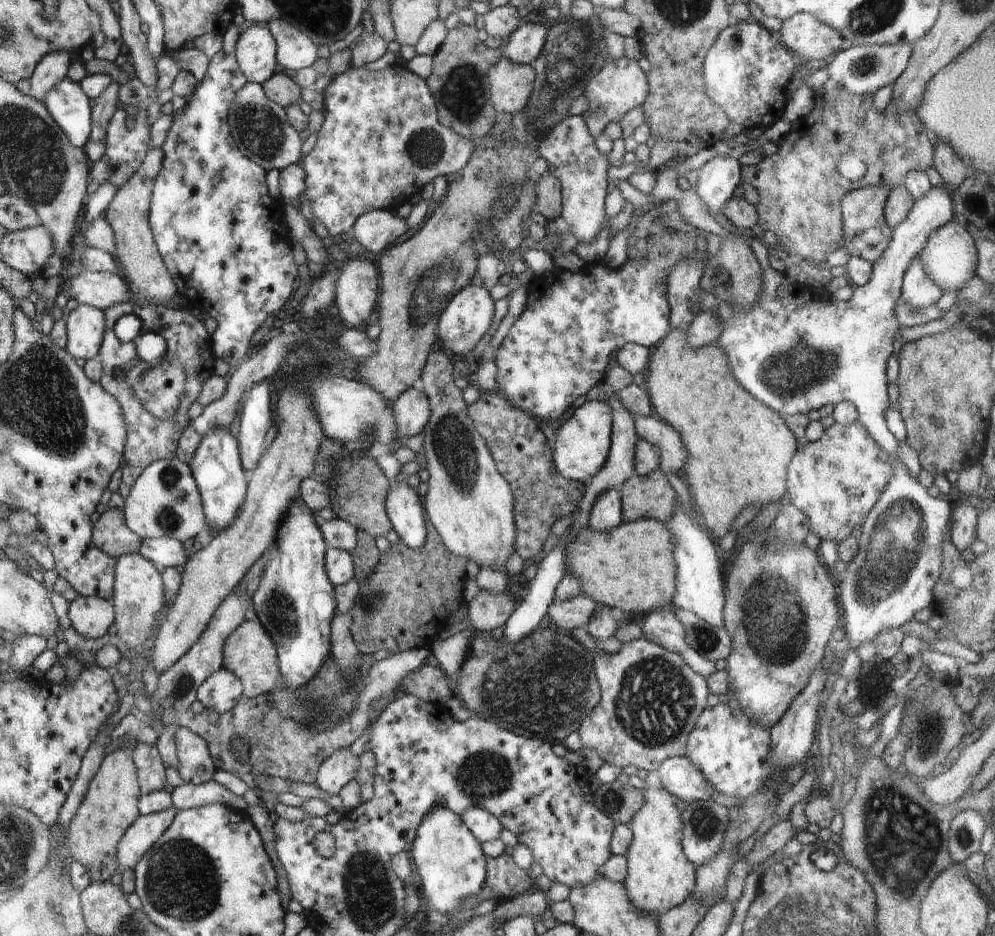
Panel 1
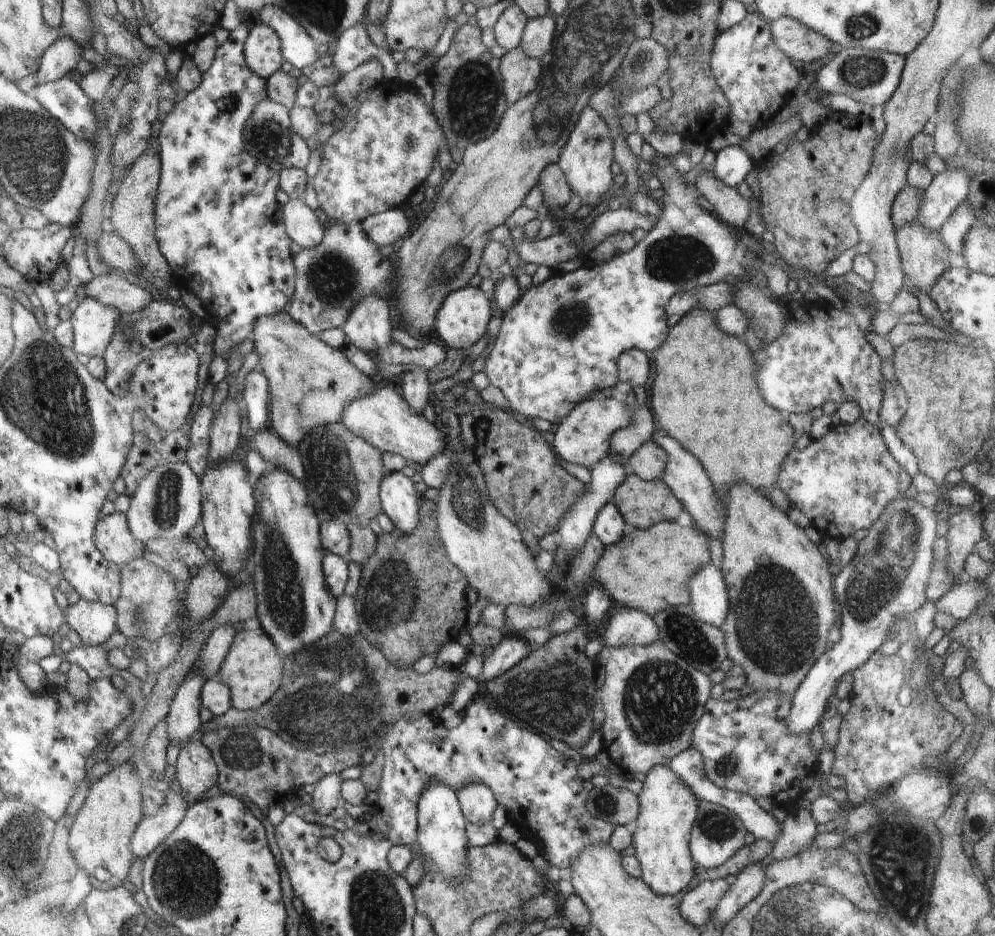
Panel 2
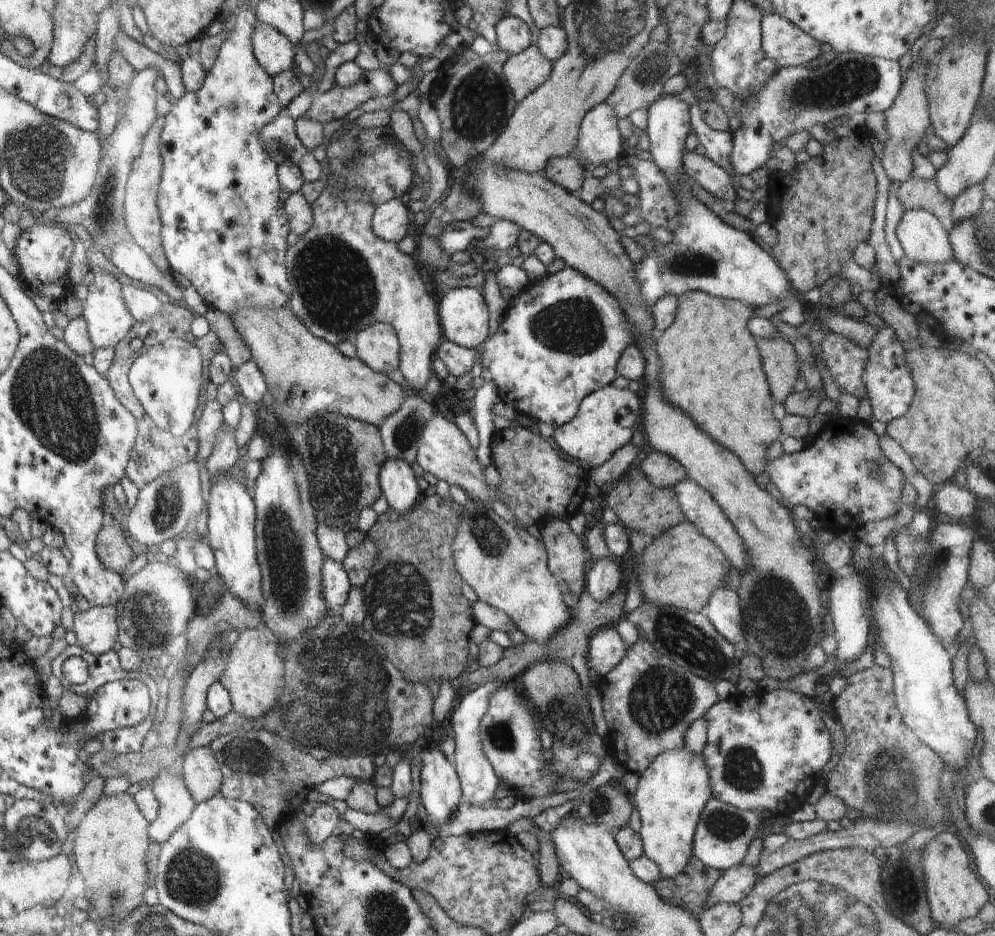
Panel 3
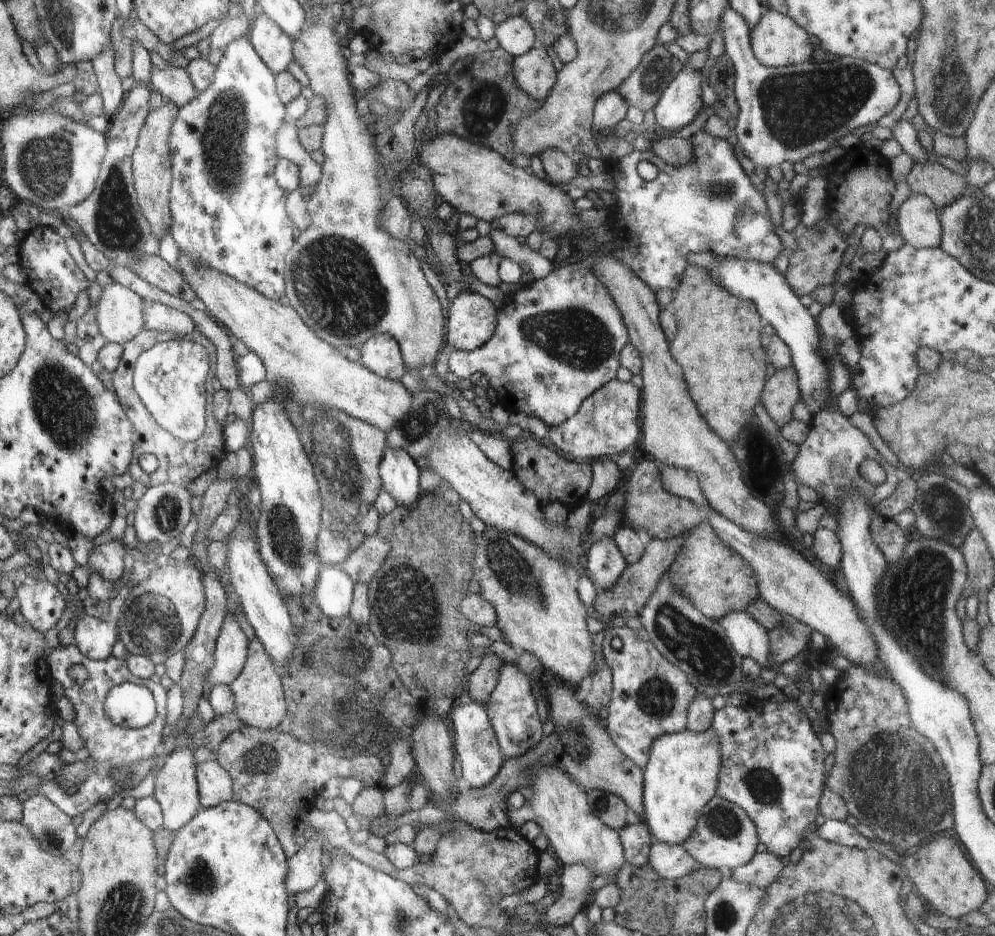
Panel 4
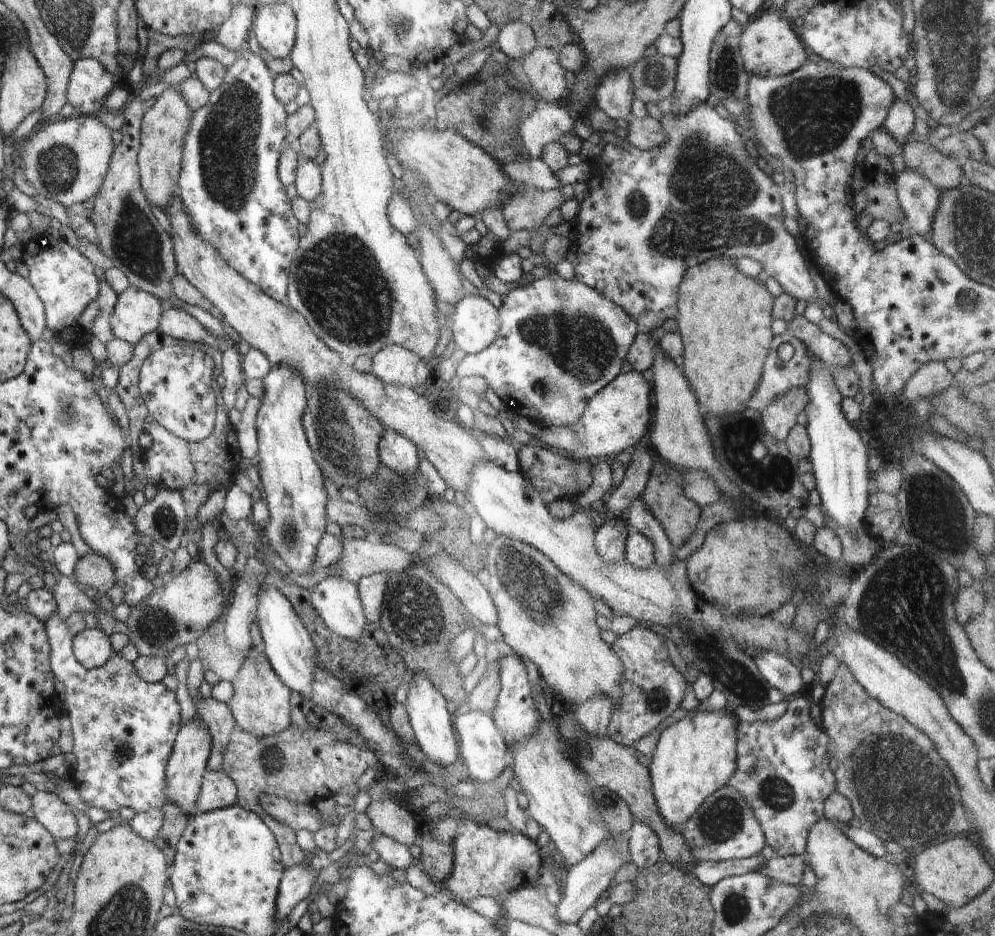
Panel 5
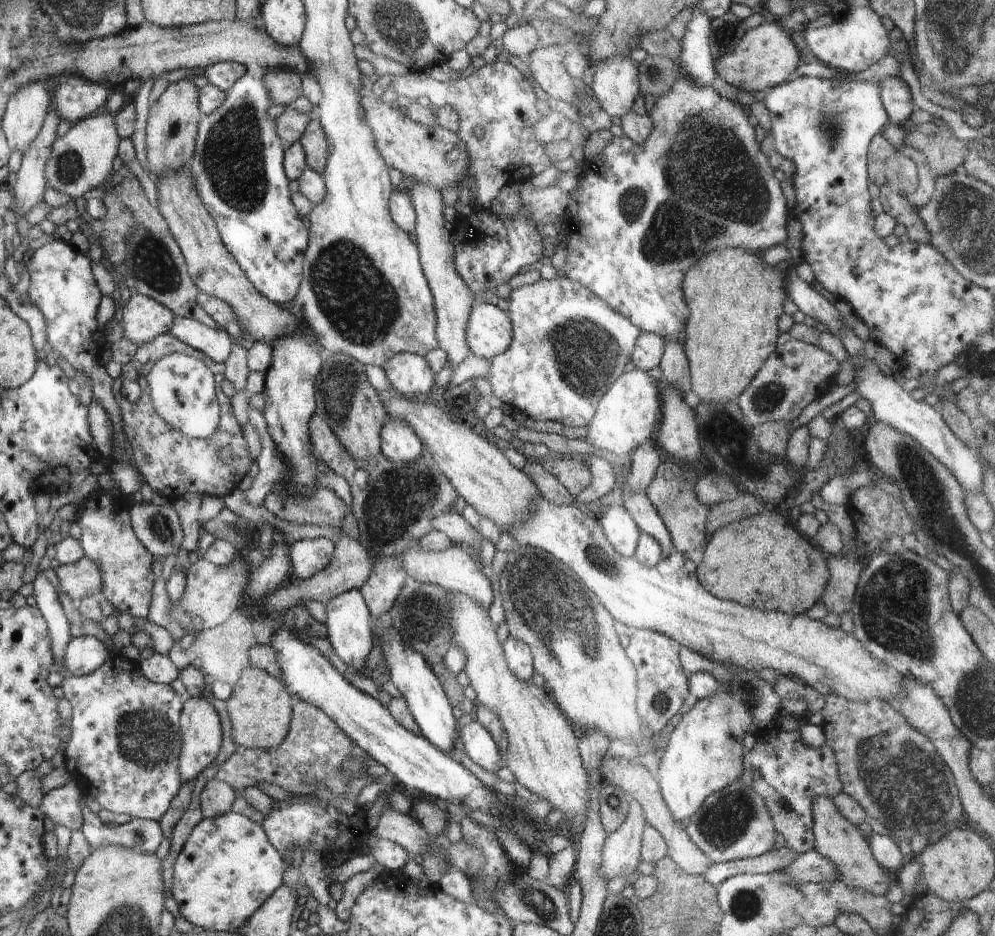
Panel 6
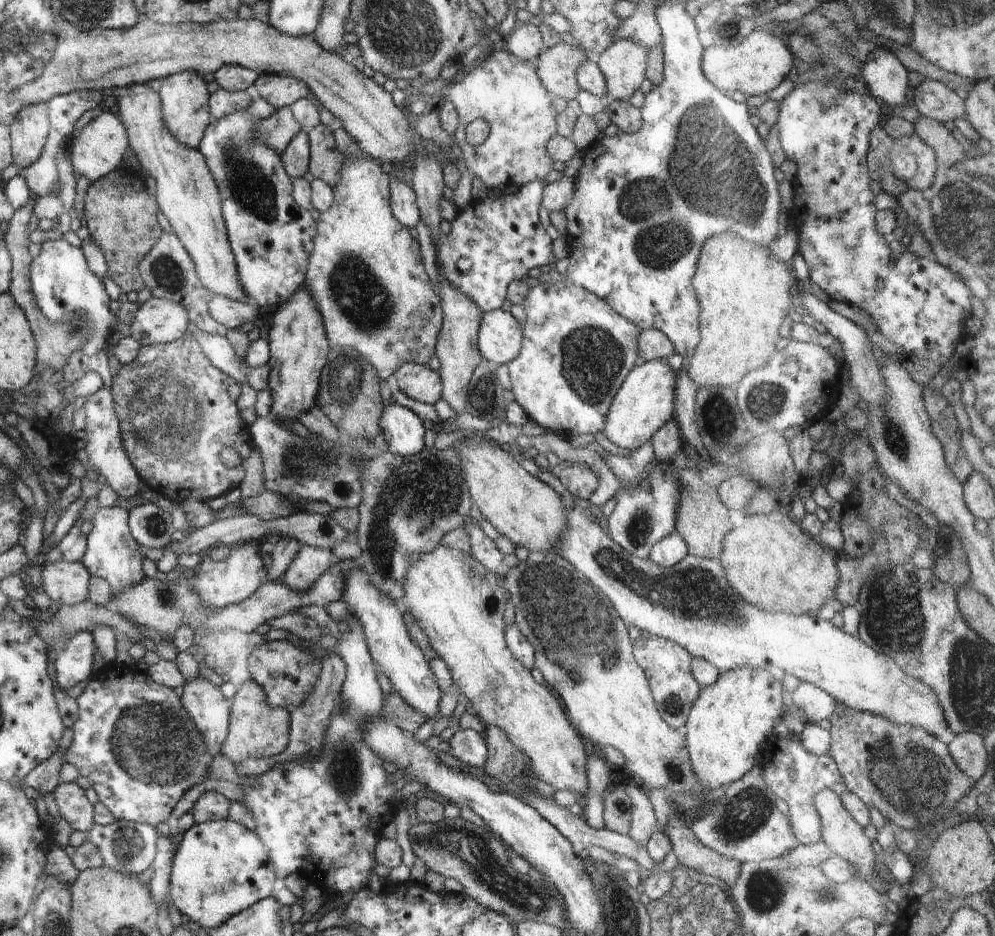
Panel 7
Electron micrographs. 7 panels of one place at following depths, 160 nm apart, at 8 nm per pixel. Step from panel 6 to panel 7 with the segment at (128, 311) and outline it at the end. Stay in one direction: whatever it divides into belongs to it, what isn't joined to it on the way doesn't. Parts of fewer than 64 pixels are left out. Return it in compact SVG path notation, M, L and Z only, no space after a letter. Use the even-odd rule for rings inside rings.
M151 297L134 314L131 336L141 345L171 343L187 334L190 323L186 309L179 302Z

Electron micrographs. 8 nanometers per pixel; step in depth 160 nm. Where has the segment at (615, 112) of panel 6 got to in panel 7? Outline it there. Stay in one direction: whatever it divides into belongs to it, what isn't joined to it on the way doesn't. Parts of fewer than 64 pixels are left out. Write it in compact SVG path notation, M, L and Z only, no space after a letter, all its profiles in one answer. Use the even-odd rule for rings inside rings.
M617 39L594 58L607 82L607 98L605 99L607 103L610 100L626 101L640 88L640 84L644 82L645 78L647 54L647 48L640 43L632 39Z

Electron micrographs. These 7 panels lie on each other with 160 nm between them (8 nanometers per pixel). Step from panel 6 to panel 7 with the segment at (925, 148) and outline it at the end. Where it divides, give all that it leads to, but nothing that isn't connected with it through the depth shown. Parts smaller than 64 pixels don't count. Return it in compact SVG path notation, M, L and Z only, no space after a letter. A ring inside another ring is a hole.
M922 116L913 124L914 132L935 152L935 159L952 166L960 156L958 140L936 119Z

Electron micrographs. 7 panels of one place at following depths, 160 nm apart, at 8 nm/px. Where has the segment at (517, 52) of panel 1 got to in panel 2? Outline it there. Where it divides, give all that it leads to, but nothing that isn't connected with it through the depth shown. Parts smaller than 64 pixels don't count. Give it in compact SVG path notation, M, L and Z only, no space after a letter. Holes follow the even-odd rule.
M548 16L528 19L518 47L530 58L545 58L552 49L555 29L556 21Z

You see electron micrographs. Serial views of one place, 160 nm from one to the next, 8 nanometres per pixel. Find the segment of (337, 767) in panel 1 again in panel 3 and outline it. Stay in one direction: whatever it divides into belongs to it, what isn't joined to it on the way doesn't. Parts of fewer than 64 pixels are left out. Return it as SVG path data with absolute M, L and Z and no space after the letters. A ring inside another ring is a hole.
M317 804L314 813L306 819L304 824L308 843L320 845L331 835L338 833L339 820L339 812L332 804Z

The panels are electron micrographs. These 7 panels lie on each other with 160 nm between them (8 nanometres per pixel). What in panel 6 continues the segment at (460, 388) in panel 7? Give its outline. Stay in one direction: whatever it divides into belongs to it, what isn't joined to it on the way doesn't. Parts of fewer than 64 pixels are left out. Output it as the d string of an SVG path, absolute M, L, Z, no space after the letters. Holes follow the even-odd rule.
M417 183L410 196L417 220L415 223L419 260L426 281L428 282L436 312L436 341L438 347L448 357L452 369L460 366L471 351L466 340L466 324L472 306L477 302L472 286L466 286L454 267L454 248L450 241L451 233L445 228L445 221L451 216L442 206L442 196L439 190Z

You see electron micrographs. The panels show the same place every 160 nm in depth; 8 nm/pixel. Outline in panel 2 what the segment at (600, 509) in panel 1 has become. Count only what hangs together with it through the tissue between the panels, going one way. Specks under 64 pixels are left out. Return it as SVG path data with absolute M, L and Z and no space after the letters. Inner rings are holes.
M611 501L598 512L593 525L593 534L603 545L617 544L620 538L624 538L632 530L635 528L623 520L620 510Z

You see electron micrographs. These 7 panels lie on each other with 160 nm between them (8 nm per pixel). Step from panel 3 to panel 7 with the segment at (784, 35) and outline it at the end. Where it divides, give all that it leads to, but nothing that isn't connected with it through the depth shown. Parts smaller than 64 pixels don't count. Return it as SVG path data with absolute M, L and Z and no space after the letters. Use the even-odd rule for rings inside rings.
M758 28L730 44L717 46L708 43L701 58L705 77L723 93L742 99L752 95L768 95L782 80L794 75L792 62L795 56L783 36L771 35Z

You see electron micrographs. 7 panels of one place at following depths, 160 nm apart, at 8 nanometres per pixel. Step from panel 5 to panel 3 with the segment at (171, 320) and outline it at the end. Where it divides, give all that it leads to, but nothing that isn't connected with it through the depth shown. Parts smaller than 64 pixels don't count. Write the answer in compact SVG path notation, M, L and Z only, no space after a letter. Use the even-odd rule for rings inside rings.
M126 280L122 283L121 292L126 308L135 321L146 322L161 308L162 303L150 290L131 286Z

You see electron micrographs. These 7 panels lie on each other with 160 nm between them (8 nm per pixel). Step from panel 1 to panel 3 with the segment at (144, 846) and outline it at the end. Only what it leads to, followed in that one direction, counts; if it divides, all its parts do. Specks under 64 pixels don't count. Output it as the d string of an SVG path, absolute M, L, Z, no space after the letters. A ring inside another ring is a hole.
M172 768L165 770L165 773L168 774L169 781L156 781L152 787L158 796L159 812L150 822L149 842L158 845L169 841L186 824L197 804L182 774L173 773Z

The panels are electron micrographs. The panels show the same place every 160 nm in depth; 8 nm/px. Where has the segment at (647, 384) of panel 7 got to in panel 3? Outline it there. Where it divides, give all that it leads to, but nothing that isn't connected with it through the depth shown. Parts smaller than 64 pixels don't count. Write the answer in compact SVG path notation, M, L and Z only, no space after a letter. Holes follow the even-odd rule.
M613 384L592 392L582 400L574 419L554 430L554 442L560 452L578 460L580 464L588 468L598 468L618 448L622 448L632 440L634 432L638 430L642 415L642 402L636 393L628 388L620 390Z

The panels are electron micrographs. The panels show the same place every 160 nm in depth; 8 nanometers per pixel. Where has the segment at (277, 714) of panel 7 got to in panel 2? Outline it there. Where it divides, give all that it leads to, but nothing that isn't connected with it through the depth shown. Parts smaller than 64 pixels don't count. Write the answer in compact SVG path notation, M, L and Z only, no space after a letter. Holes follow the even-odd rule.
M259 626L240 627L220 671L216 676L220 682L230 686L232 707L235 710L258 710L264 702L274 697L280 689L283 674L282 657L276 646Z

